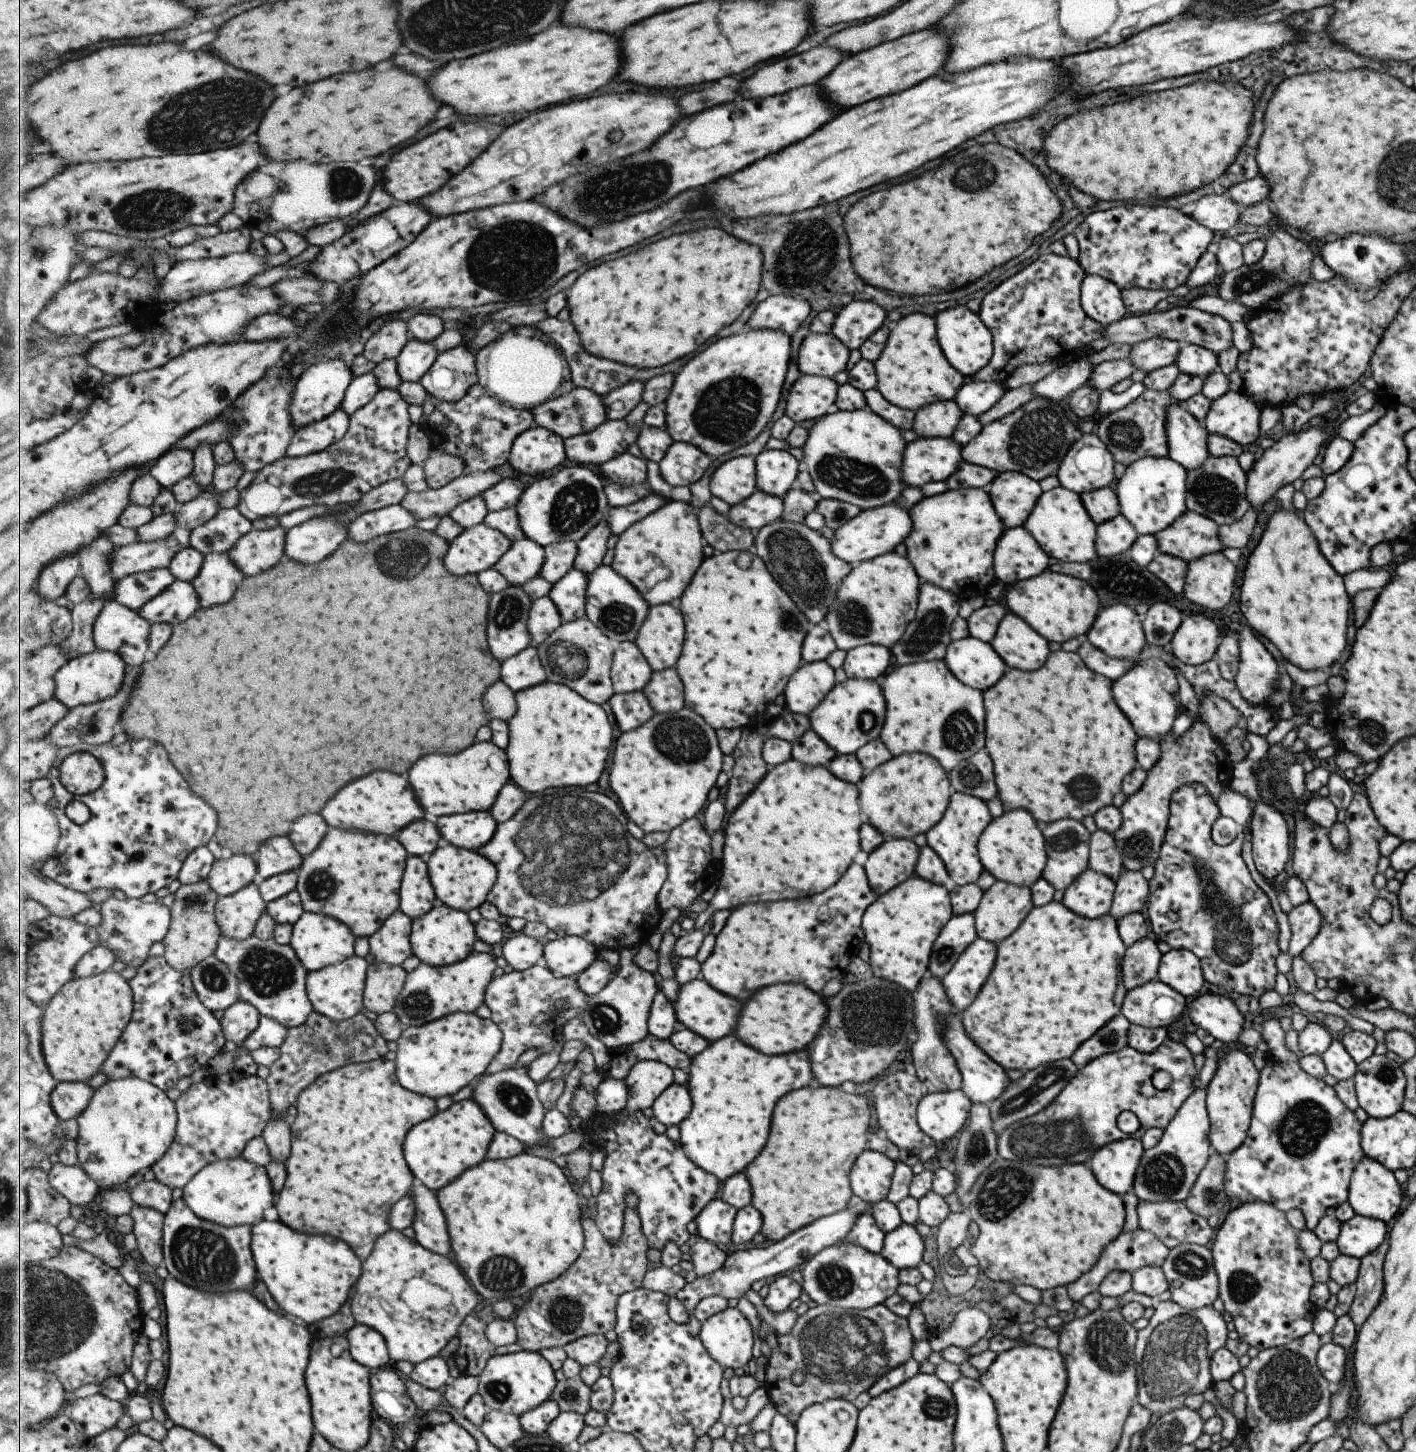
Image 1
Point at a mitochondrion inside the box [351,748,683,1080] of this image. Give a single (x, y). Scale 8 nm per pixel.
(565, 853)

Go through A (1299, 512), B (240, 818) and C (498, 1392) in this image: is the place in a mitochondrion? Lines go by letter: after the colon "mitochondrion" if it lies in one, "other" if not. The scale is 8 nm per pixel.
A: other
B: other
C: mitochondrion

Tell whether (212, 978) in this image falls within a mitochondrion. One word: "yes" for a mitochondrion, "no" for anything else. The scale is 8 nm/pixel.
yes

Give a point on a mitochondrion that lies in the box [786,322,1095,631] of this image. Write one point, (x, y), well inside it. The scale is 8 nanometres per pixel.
(1038, 438)

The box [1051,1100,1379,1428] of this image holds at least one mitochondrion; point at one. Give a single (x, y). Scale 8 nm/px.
(1174, 1352)

